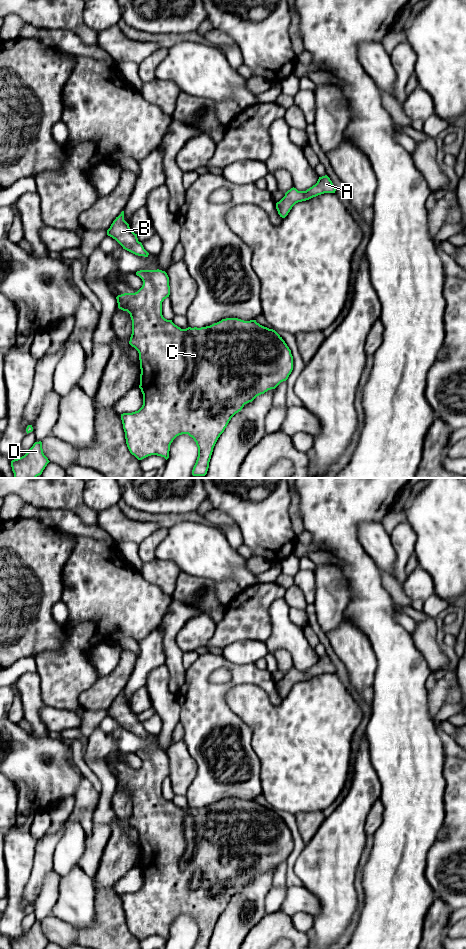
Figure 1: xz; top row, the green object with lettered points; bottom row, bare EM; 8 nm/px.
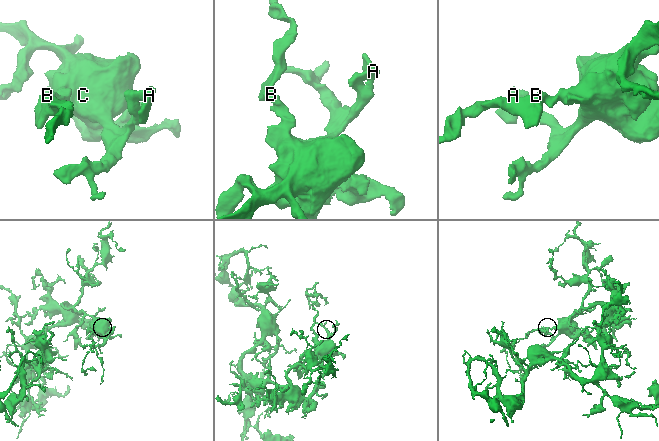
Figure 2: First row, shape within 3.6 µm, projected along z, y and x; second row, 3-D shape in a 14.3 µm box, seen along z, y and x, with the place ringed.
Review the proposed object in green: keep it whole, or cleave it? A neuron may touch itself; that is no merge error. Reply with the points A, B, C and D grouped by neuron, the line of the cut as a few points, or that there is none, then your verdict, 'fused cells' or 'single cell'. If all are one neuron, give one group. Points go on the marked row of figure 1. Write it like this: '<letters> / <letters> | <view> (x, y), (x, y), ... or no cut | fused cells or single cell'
A B C D | no cut | single cell

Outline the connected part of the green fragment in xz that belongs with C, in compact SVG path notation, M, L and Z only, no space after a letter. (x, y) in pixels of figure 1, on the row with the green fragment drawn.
M159 269L140 270L136 275L143 281L142 287L135 293L124 293L116 297L118 308L127 311L132 320L129 344L139 353L139 388L143 394L143 405L138 411L121 414L127 447L138 460L151 455L167 460L173 440L179 435L188 434L198 447L192 475L205 476L213 448L231 418L245 404L288 379L293 370L291 350L275 330L260 325L256 320L226 318L206 327L181 329L162 315L162 302L170 295L167 273Z

